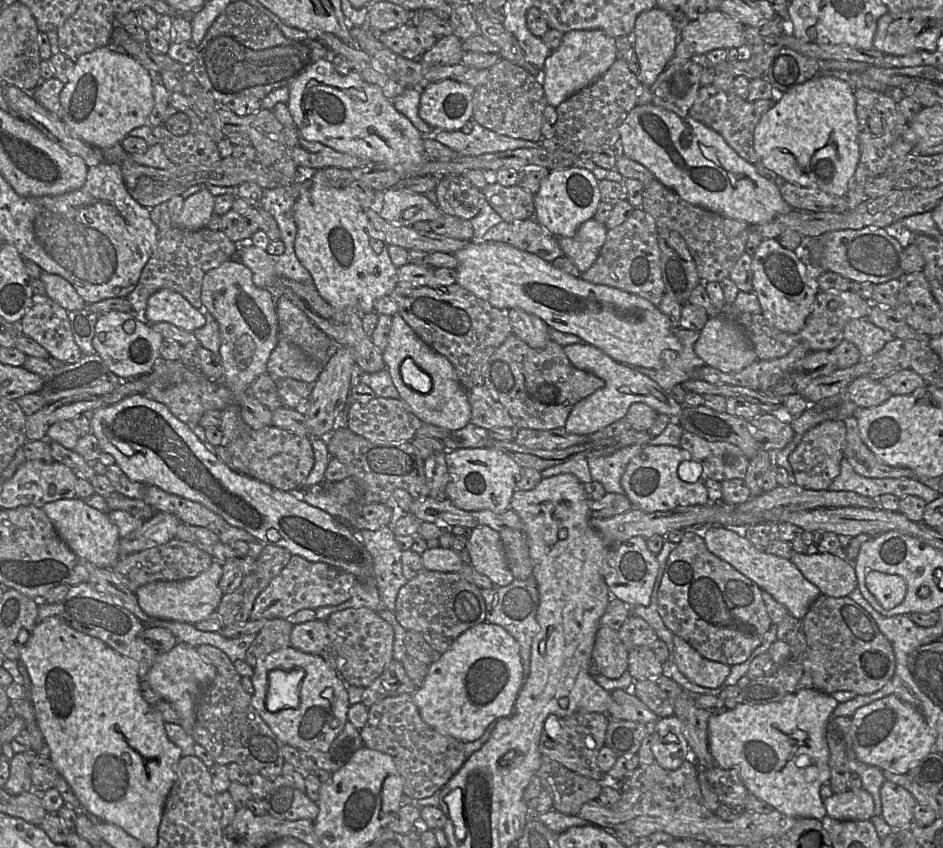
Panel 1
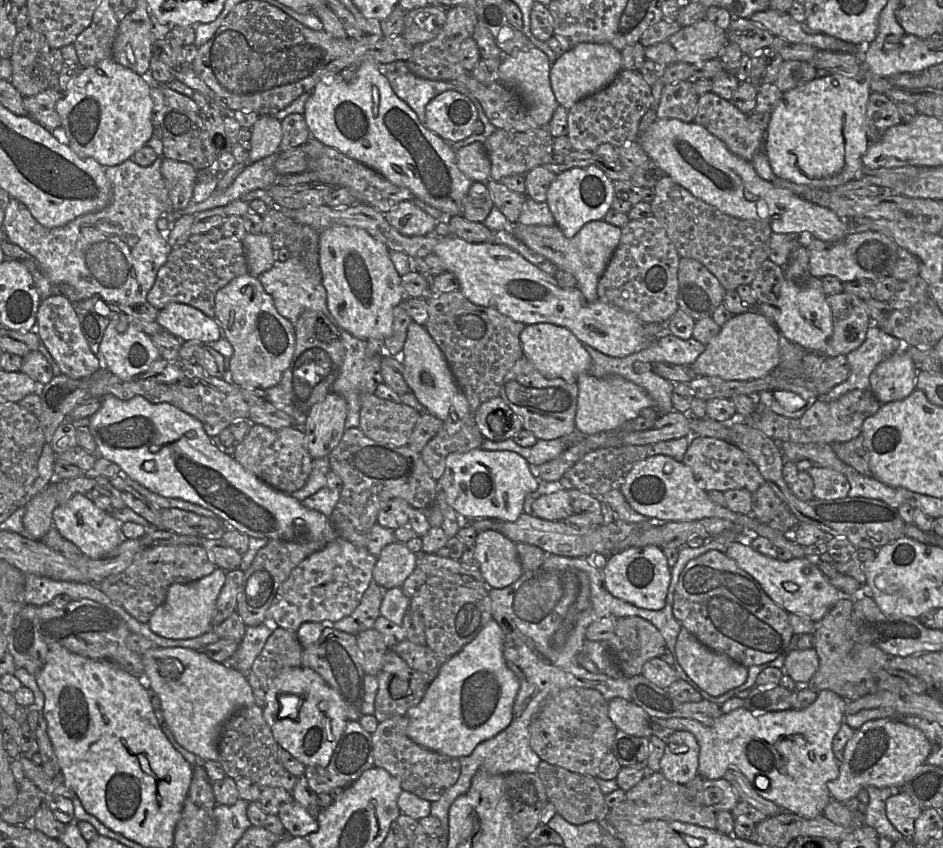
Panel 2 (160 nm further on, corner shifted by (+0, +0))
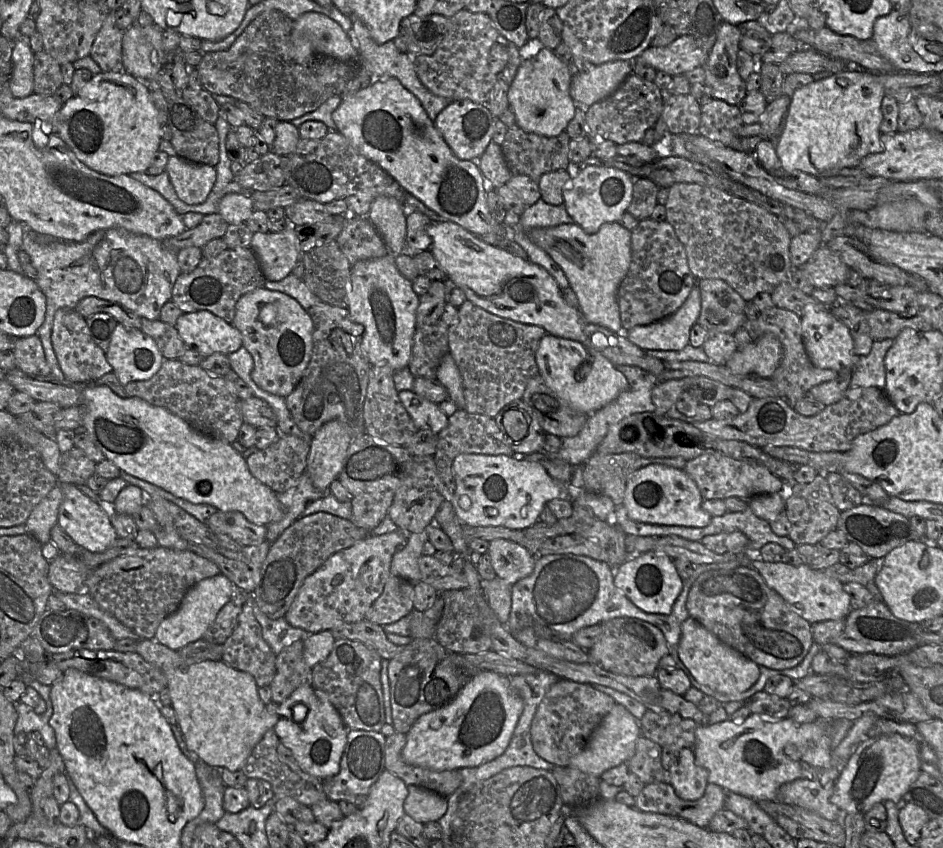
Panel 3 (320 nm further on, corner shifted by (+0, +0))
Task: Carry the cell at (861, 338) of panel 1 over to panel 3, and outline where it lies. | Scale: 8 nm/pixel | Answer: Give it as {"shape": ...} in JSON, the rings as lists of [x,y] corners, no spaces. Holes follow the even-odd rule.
{"shape":[[[893,339],[873,342],[870,352],[860,356],[851,370],[850,387],[862,386],[884,389],[886,383],[884,359],[893,342]]]}

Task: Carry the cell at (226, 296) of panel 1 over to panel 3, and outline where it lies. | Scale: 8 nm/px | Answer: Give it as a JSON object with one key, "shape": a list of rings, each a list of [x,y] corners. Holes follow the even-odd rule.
{"shape":[[[257,288],[239,298],[232,325],[242,336],[243,347],[253,358],[251,378],[262,390],[286,398],[297,386],[307,368],[313,351],[313,321],[308,312],[287,294]]]}

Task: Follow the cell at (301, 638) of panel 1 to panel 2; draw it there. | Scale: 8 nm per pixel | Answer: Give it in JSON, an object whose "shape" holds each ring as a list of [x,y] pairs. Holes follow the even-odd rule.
{"shape":[[[325,627],[317,642],[304,648],[302,665],[317,672],[326,683],[338,692],[345,703],[350,721],[359,721],[365,715],[362,712],[365,696],[363,656],[357,645],[356,635]]]}

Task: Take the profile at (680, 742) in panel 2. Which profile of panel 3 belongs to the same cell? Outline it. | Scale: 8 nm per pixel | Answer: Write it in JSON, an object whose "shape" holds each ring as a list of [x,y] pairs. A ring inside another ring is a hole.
{"shape":[[[692,748],[678,753],[677,762],[668,770],[668,775],[676,795],[683,800],[700,799],[708,785],[708,772],[696,763]]]}

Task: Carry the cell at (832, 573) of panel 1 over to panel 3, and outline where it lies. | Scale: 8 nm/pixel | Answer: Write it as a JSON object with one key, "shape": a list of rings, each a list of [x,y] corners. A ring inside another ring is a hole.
{"shape":[[[651,464],[635,471],[626,486],[623,506],[628,517],[636,522],[703,528],[708,526],[712,517],[703,509],[703,497],[683,469],[664,464]]]}

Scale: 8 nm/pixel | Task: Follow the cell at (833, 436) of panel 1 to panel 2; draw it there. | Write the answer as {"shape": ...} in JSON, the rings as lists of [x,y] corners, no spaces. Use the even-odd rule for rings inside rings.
{"shape":[[[812,465],[807,472],[813,480],[816,499],[835,500],[848,496],[850,484],[844,474],[832,469]]]}

